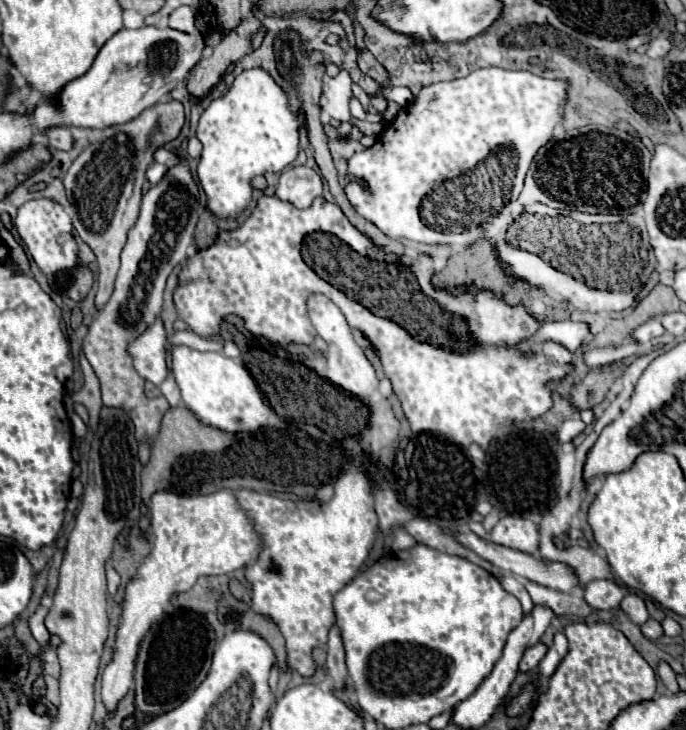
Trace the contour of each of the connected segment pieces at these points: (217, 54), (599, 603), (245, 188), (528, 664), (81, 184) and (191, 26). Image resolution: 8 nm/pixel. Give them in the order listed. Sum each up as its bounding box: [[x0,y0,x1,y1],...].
[[187,15,265,99],[583,579,623,609],[197,71,305,217],[519,643,547,673],[65,101,183,309],[169,7,195,33]]

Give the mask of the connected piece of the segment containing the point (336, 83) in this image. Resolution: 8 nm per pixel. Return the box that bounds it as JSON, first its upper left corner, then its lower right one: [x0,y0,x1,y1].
[321,71,353,121]

